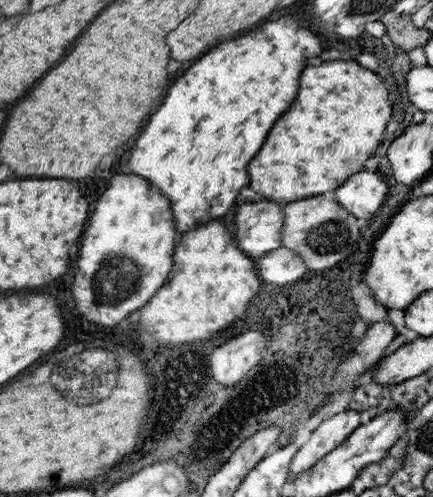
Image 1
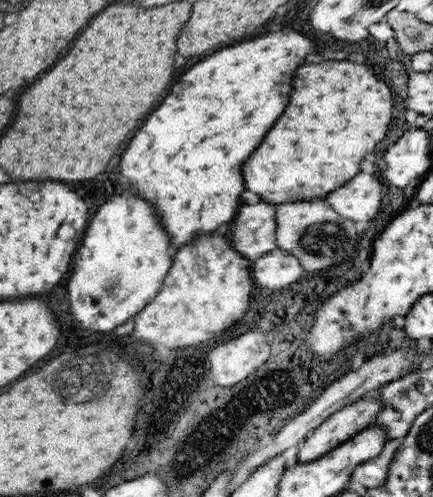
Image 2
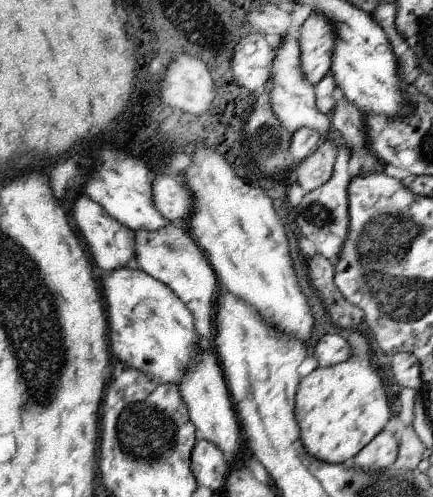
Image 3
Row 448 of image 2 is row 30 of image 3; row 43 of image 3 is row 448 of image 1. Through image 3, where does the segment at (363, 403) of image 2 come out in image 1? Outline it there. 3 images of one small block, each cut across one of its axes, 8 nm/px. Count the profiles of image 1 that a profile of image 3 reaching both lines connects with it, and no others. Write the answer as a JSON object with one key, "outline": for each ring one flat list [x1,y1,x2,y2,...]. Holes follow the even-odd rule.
{"outline":[[345,410,323,420,309,436,309,440,295,452,291,460,291,478,315,466,323,456,335,452,351,432,355,432,361,424,361,410]]}

